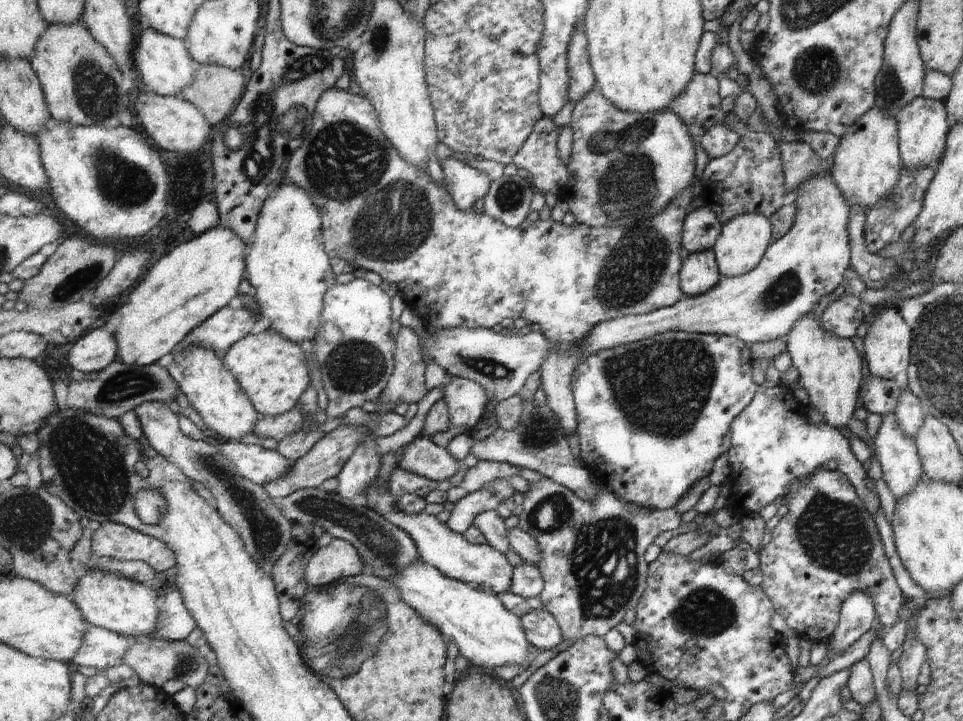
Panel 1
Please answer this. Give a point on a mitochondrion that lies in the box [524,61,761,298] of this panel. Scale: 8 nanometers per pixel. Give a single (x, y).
(626, 190)

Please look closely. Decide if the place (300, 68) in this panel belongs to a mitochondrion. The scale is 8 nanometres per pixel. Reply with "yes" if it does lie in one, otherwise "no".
yes

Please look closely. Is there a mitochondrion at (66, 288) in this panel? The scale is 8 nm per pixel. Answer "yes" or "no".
yes

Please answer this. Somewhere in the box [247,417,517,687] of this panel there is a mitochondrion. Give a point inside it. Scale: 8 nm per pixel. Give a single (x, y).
(339, 635)

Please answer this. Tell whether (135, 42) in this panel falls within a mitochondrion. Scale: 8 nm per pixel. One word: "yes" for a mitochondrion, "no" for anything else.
no

